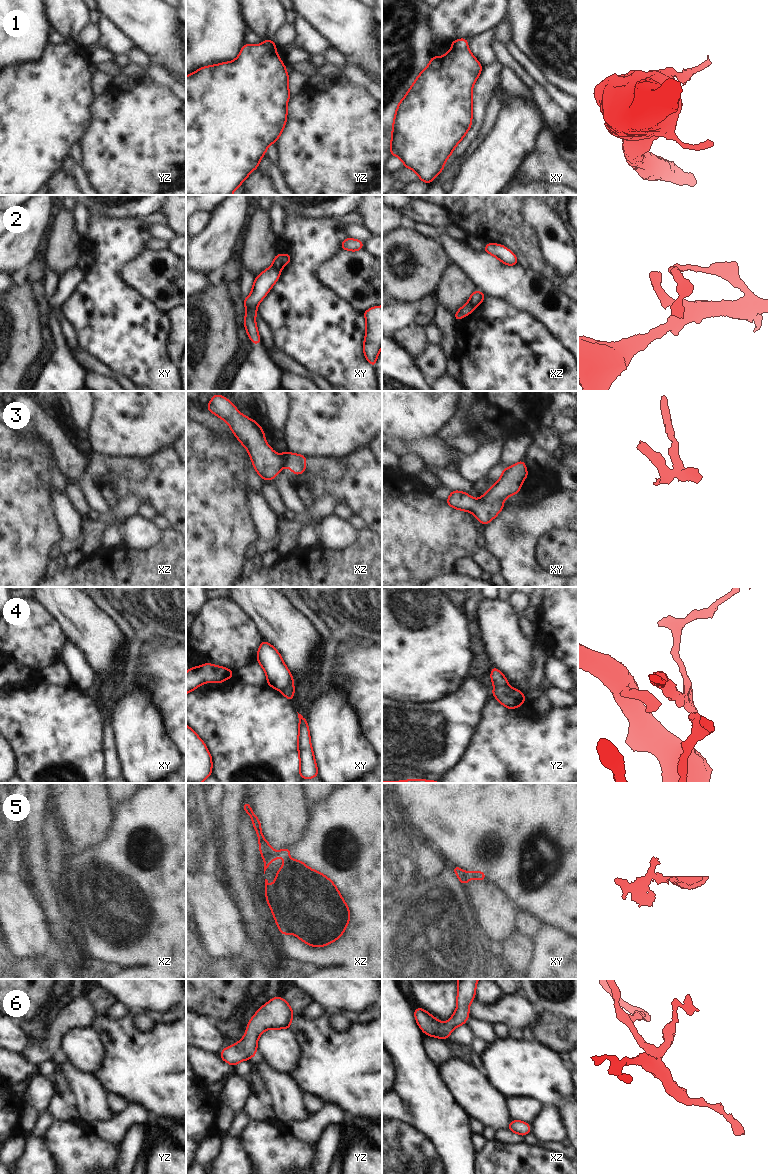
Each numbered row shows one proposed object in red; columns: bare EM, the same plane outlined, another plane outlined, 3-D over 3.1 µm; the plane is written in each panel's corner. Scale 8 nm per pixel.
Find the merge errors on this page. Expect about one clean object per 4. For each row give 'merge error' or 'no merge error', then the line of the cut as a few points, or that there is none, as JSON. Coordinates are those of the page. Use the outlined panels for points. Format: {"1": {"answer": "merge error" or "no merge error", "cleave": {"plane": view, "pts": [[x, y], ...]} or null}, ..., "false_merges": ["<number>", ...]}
{"1": {"answer": "merge error", "cleave": {"plane": "xy", "pts": [[452, 46], [458, 49], [467, 49]]}}, "2": {"answer": "merge error", "cleave": {"plane": "xy", "pts": [[272, 265], [279, 272]]}}, "3": {"answer": "merge error", "cleave": {"plane": "xy", "pts": [[481, 498], [488, 503], [501, 500]]}}, "4": {"answer": "merge error", "cleave": {"plane": "yz", "pts": [[507, 684], [494, 687]]}}, "5": {"answer": "merge error", "cleave": {"plane": "xz", "pts": [[272, 849], [270, 854], [264, 859]]}}, "6": {"answer": "no merge error", "cleave": null}, "false_merges": ["1", "2", "3", "4", "5"]}

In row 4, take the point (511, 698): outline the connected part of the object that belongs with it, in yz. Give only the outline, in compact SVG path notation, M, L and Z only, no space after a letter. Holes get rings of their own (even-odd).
M509 685L496 686L491 693L504 707L509 709L517 708L526 701L522 691Z

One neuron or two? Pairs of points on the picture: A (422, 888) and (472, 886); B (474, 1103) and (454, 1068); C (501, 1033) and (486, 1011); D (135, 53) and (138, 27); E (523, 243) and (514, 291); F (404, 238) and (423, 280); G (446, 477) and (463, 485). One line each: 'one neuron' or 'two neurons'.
A: two neurons
B: one neuron
C: two neurons
D: two neurons
E: two neurons
F: one neuron
G: one neuron

